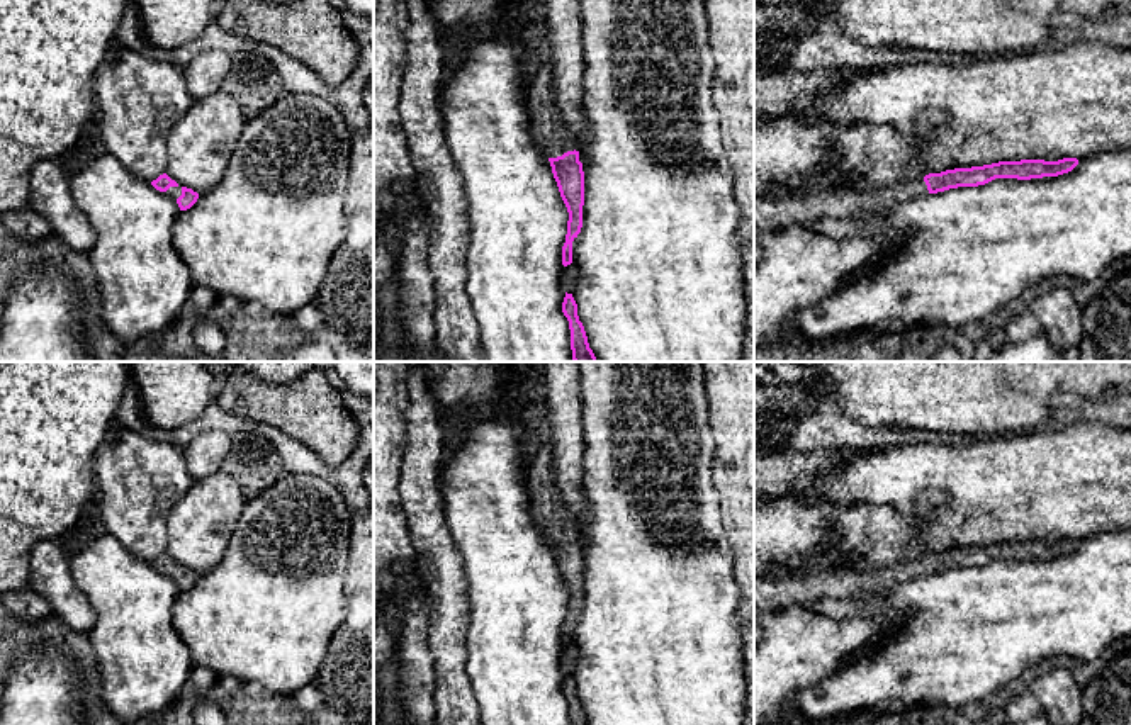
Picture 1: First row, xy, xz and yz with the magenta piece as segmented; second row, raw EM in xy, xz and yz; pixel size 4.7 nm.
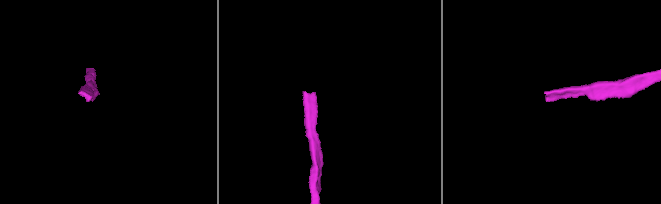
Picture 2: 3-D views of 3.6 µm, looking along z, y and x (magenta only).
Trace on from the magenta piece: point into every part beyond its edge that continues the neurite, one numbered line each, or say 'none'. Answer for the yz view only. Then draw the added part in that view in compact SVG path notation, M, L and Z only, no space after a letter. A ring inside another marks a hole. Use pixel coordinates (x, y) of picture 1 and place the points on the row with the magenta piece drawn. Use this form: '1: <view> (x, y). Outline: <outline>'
1: yz (771, 214). Outline: M924 178L897 187L846 188L824 194L802 194L754 199L754 236L774 233L808 221L851 221L864 214L885 212L909 200L929 195Z

